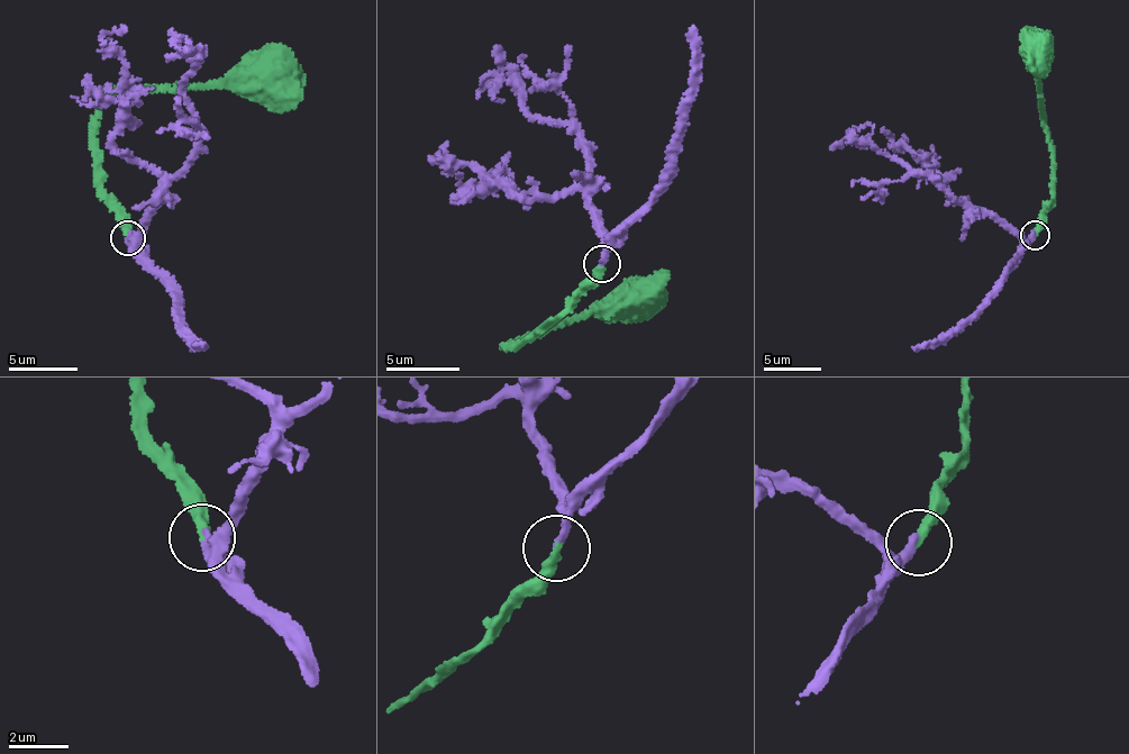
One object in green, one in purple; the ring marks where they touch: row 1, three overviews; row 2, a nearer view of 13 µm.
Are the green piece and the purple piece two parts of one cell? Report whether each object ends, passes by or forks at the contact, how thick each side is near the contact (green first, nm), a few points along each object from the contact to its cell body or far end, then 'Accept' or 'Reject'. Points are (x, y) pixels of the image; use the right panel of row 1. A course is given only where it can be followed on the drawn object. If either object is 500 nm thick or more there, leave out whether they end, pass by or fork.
At the ring green ends. At the ring purple ends. Thickness 300 nm (green) against 300 nm. Course of green: (1035, 234), (1041, 210), (1052, 200), (1052, 141), (1041, 117), (1038, 79), (1045, 65), (1041, 55). Course of purple: (1035, 234), (1019, 238), (983, 211), (953, 201), (923, 175), (856, 139), (856, 134), (867, 123). Accept

